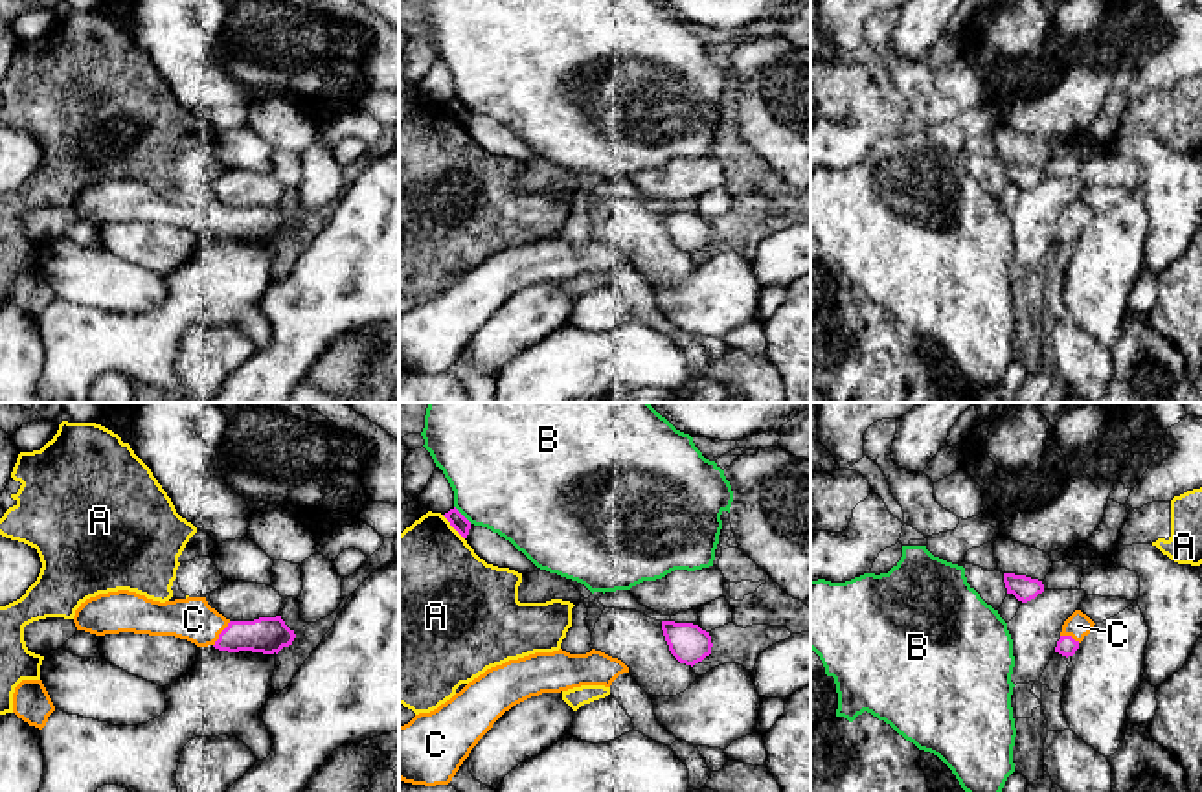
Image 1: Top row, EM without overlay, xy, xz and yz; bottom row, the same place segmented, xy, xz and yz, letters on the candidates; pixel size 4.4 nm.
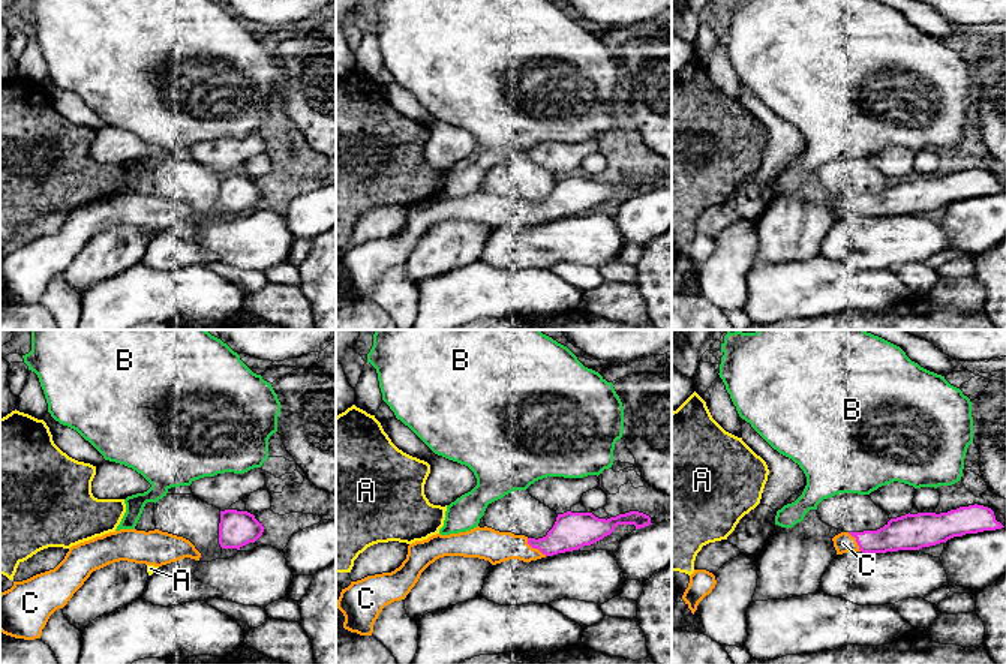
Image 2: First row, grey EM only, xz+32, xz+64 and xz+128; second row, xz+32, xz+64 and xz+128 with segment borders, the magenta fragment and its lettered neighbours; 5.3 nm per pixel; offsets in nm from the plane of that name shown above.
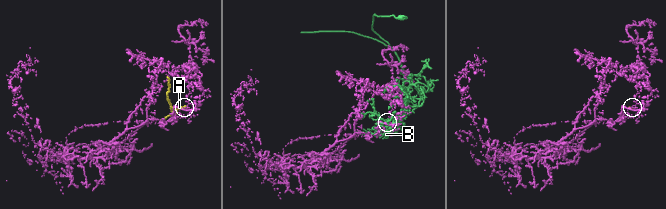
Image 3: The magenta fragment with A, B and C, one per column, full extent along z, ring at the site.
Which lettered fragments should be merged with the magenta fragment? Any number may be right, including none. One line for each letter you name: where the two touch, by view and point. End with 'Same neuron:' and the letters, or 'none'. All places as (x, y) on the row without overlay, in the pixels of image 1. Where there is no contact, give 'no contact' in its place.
C: meets magenta in xy at (219, 223)
Same neuron: C

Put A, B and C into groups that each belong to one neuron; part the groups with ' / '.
A / B / C

